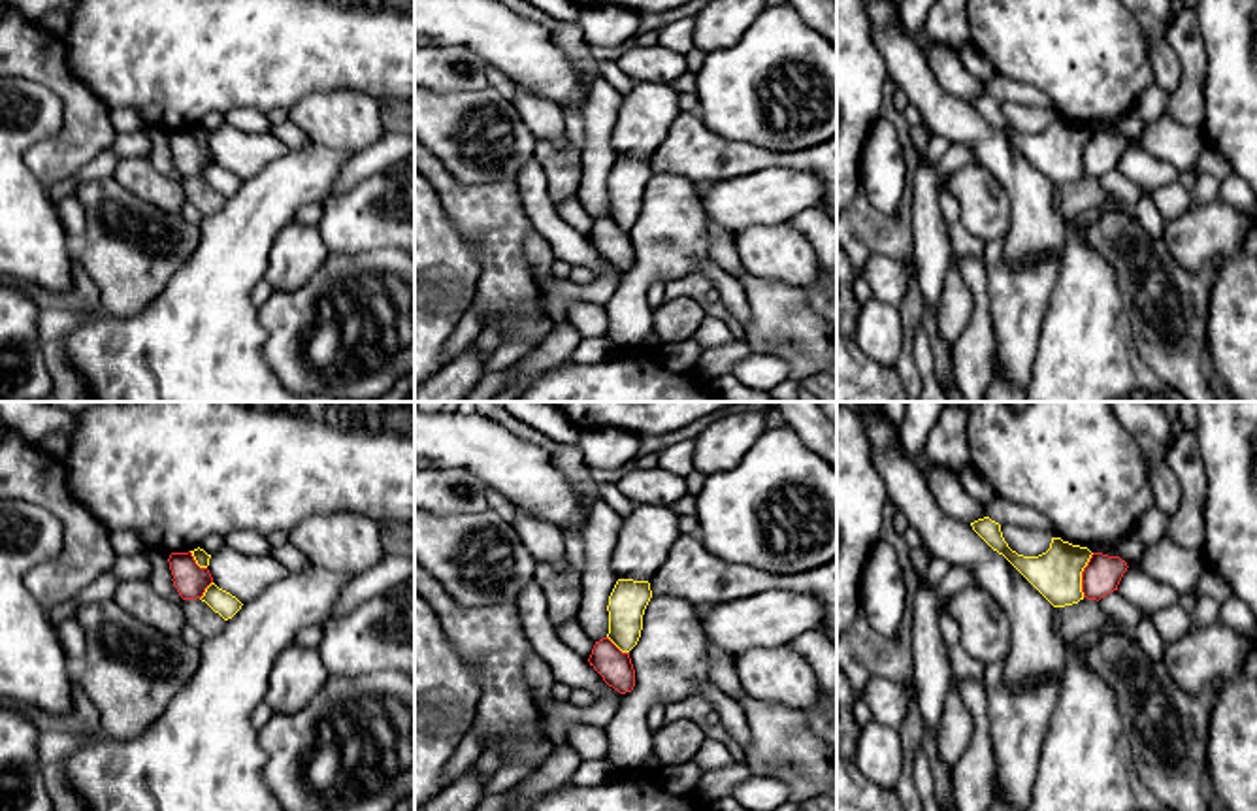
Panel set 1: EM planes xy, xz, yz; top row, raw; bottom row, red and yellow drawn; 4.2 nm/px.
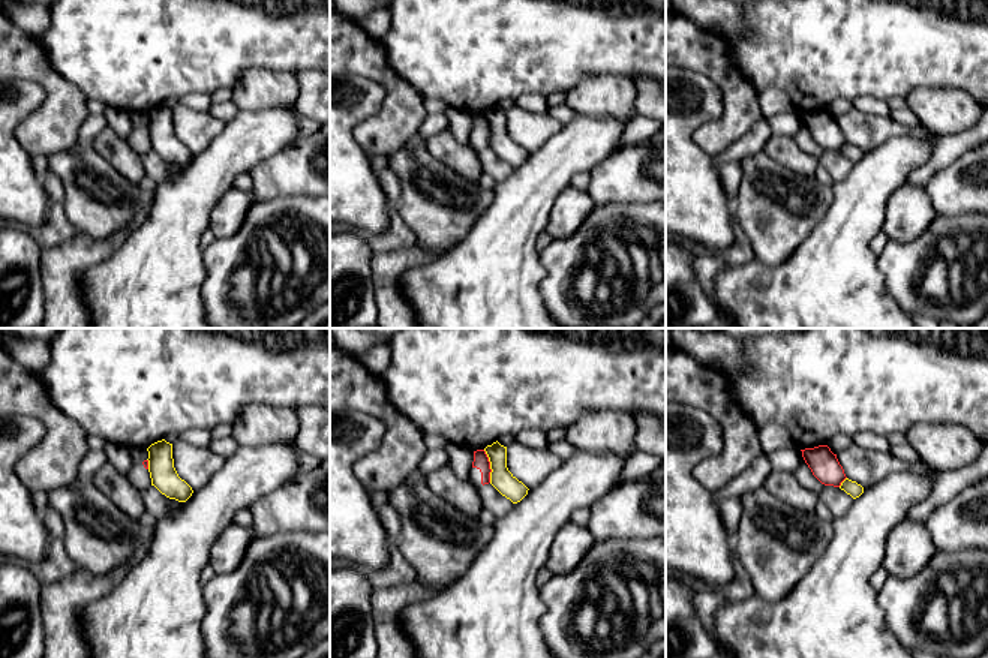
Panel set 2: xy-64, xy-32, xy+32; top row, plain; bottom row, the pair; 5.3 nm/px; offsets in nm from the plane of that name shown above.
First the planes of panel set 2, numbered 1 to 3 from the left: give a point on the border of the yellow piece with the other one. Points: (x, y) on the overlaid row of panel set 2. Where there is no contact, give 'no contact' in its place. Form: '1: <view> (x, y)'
1: xy-64 (147, 463)
2: xy-32 (489, 466)
3: xy+32 (843, 480)

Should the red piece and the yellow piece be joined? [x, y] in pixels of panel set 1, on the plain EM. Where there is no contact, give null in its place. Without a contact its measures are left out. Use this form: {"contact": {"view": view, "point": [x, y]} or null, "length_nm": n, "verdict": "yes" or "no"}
{"contact": {"view": "yz", "point": [1082, 153]}, "length_nm": 200, "verdict": "no"}

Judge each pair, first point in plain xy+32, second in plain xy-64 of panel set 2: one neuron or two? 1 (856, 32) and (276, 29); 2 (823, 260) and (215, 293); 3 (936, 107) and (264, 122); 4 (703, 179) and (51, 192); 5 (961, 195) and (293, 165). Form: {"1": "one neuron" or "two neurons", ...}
{"1": "one neuron", "2": "two neurons", "3": "two neurons", "4": "two neurons", "5": "one neuron"}

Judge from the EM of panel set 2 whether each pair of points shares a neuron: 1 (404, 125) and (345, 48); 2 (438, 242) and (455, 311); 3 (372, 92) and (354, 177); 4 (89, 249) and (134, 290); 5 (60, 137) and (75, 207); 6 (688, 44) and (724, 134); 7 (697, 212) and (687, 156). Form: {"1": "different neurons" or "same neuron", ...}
{"1": "same neuron", "2": "different neurons", "3": "same neuron", "4": "different neurons", "5": "different neurons", "6": "same neuron", "7": "same neuron"}

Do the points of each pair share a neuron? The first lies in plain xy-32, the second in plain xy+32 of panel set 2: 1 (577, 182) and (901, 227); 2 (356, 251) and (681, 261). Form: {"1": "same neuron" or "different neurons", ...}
{"1": "different neurons", "2": "same neuron"}

